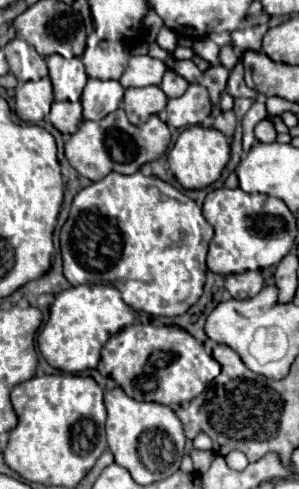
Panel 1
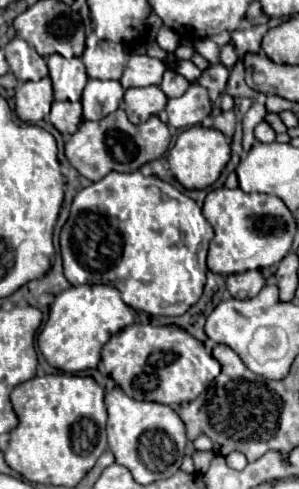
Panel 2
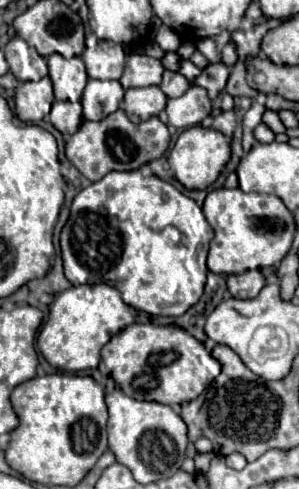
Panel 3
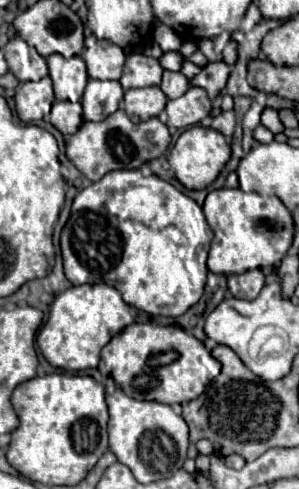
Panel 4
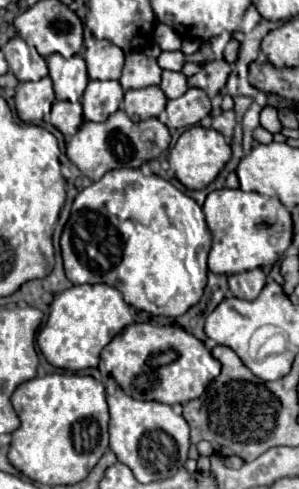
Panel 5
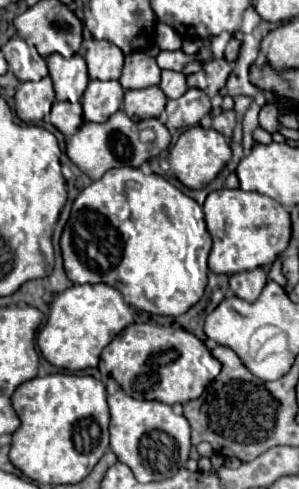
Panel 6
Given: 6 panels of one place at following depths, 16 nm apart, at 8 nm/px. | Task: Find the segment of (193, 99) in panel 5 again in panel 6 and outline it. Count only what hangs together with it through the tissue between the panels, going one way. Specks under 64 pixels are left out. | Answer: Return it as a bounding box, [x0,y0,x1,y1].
[166,88,210,128]

